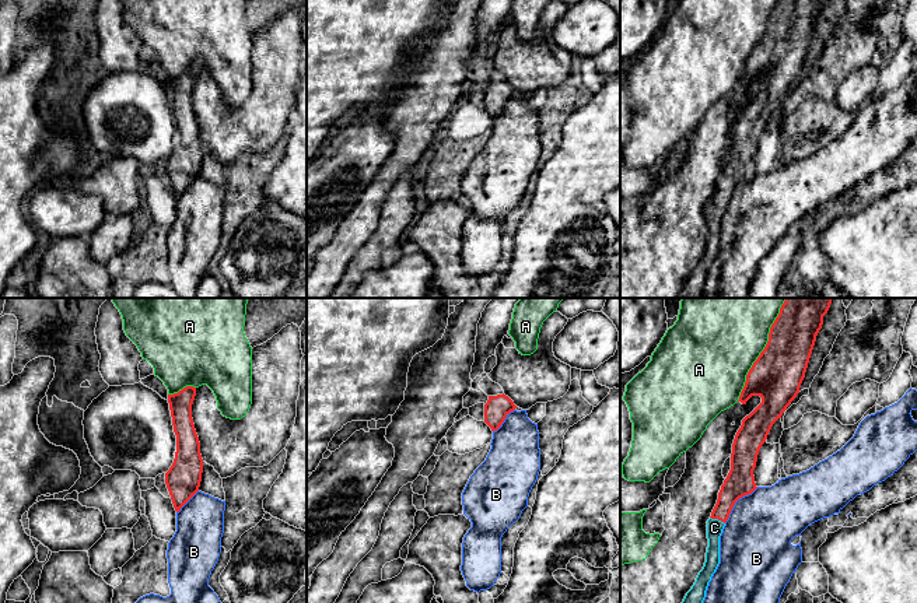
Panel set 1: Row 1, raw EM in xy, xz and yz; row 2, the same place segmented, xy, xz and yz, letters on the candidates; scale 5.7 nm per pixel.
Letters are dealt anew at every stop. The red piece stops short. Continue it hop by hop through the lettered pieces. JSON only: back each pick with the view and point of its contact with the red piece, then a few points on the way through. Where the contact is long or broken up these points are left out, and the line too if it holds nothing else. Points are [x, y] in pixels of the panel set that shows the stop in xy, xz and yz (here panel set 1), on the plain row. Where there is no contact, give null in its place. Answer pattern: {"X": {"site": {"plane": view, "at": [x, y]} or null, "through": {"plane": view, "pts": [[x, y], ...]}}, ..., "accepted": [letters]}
{"C": {"site": {"plane": "yz", "at": [717, 204]}, "through": {"plane": "yz", "pts": [[739, 168], [728, 181], [717, 204], [714, 214]]}}, "accepted": ["C"]}

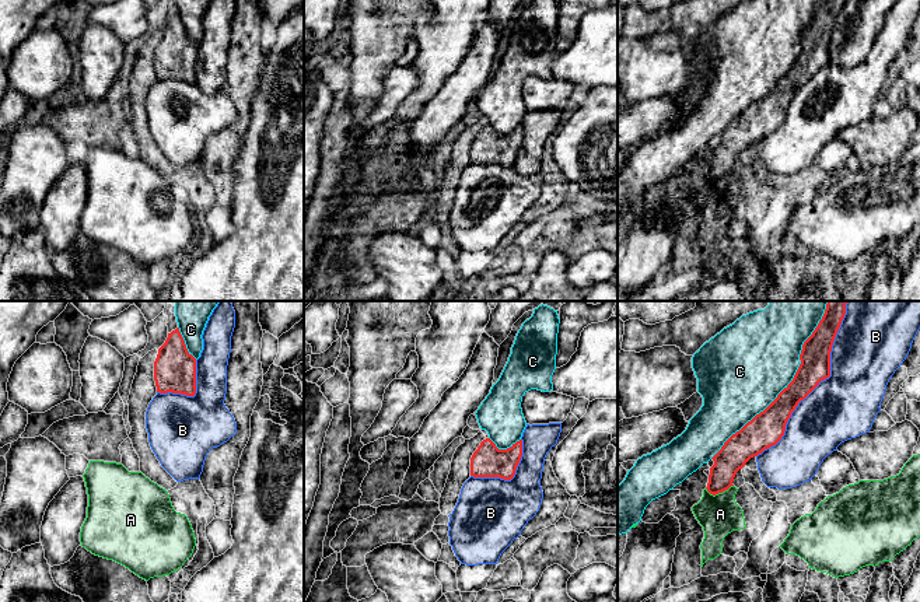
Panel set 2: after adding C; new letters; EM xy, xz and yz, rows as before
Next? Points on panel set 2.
{"accepted": []}

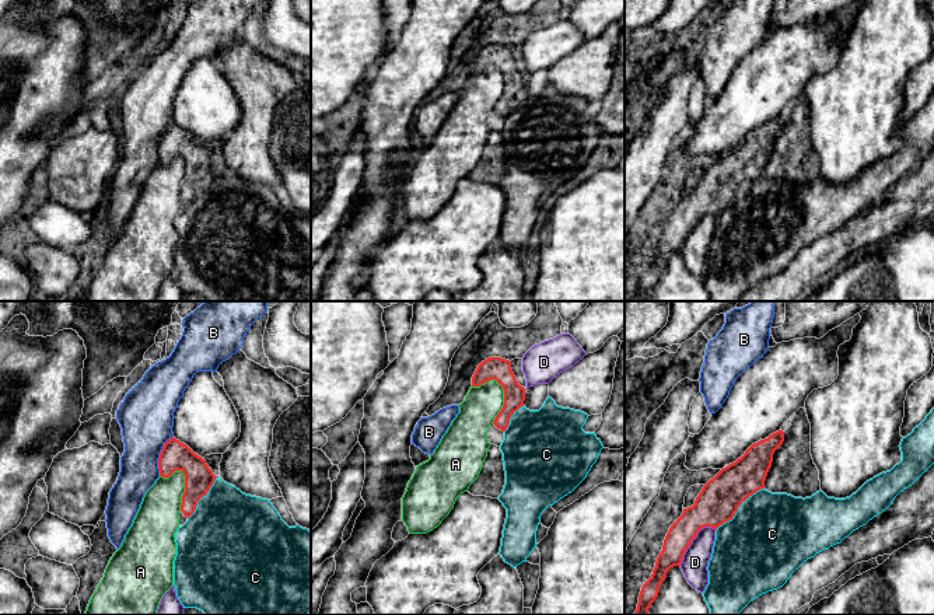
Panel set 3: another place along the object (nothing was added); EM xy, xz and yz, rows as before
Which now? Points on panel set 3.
{"accepted": []}

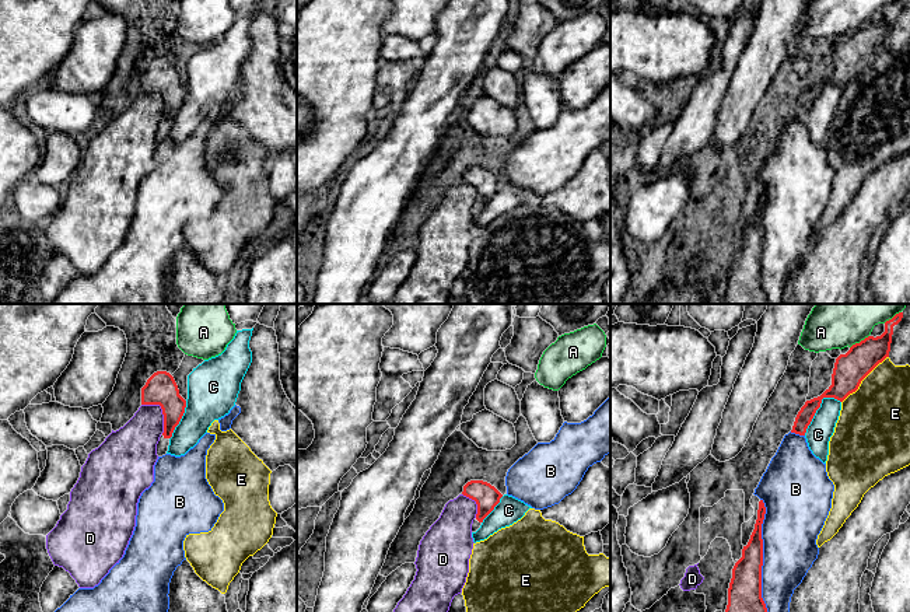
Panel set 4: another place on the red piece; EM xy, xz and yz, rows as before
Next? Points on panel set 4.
{"accepted": []}

